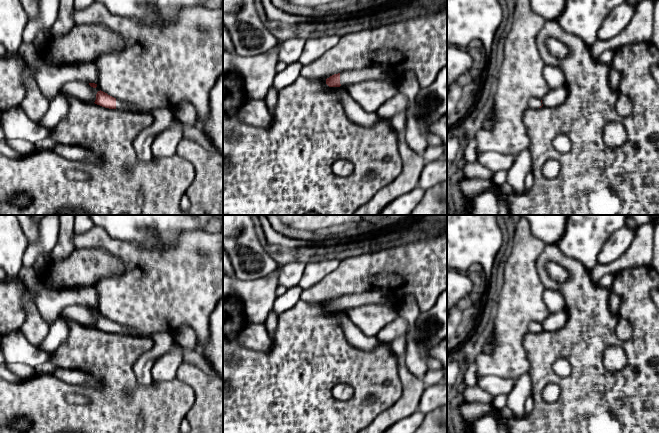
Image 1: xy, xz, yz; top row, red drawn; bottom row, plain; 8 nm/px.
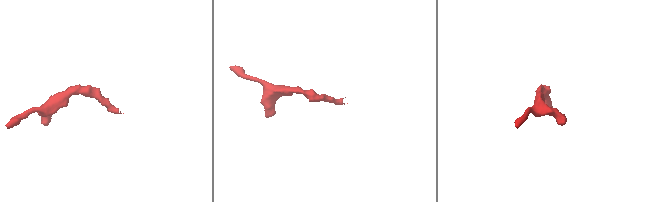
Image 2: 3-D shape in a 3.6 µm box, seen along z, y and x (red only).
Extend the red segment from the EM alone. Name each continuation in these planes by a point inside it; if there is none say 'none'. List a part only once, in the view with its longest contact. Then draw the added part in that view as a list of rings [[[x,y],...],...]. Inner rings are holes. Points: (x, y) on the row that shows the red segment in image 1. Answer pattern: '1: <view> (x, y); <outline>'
1: xz (348, 77); [[[378,67],[363,68],[360,70],[347,70],[340,73],[341,86],[360,83],[366,80],[386,79],[389,72]]]

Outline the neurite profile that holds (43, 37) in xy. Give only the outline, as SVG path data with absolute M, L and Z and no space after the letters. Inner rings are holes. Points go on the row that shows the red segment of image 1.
M43 29L38 32L36 38L33 41L33 45L35 46L39 55L41 55L42 52L46 49L46 46L48 45L50 39L51 34L48 30Z

